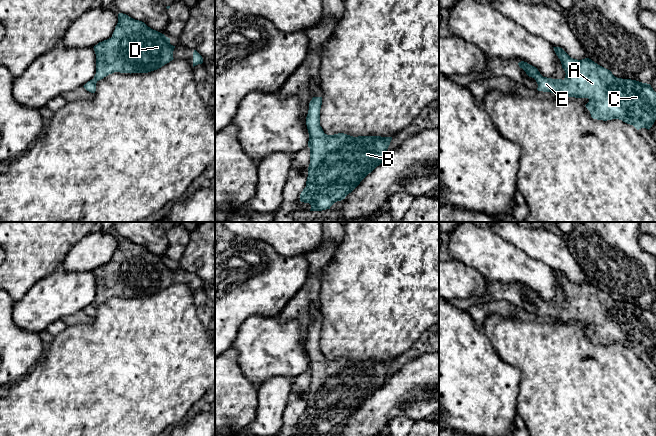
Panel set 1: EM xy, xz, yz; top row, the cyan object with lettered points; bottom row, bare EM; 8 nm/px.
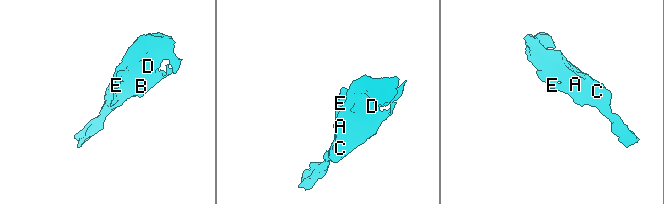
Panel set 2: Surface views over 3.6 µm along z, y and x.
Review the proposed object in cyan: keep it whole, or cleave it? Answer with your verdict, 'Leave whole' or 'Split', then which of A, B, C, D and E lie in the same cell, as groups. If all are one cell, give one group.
Leave whole. Groups: A B C D E

